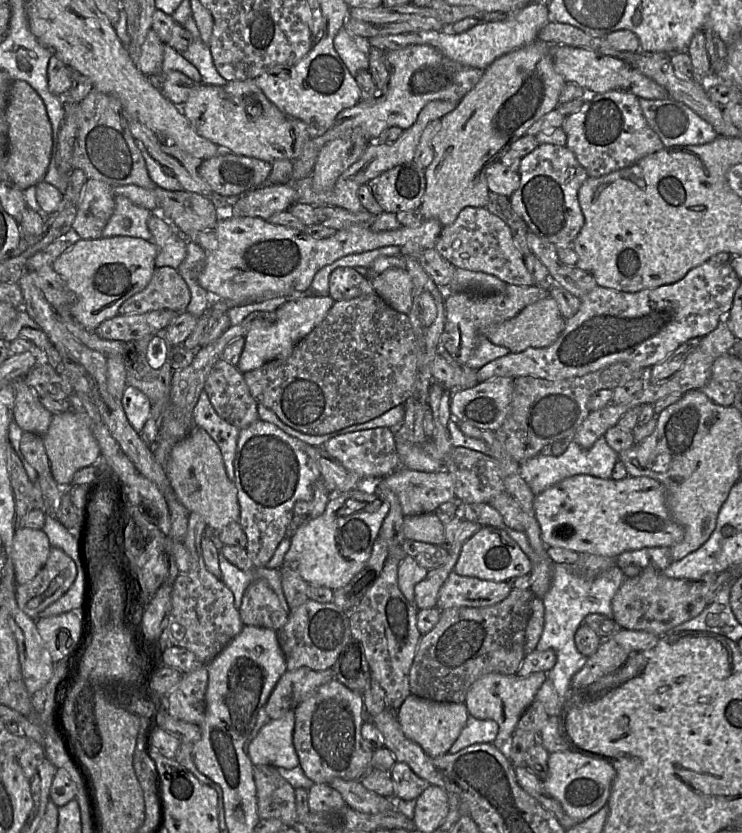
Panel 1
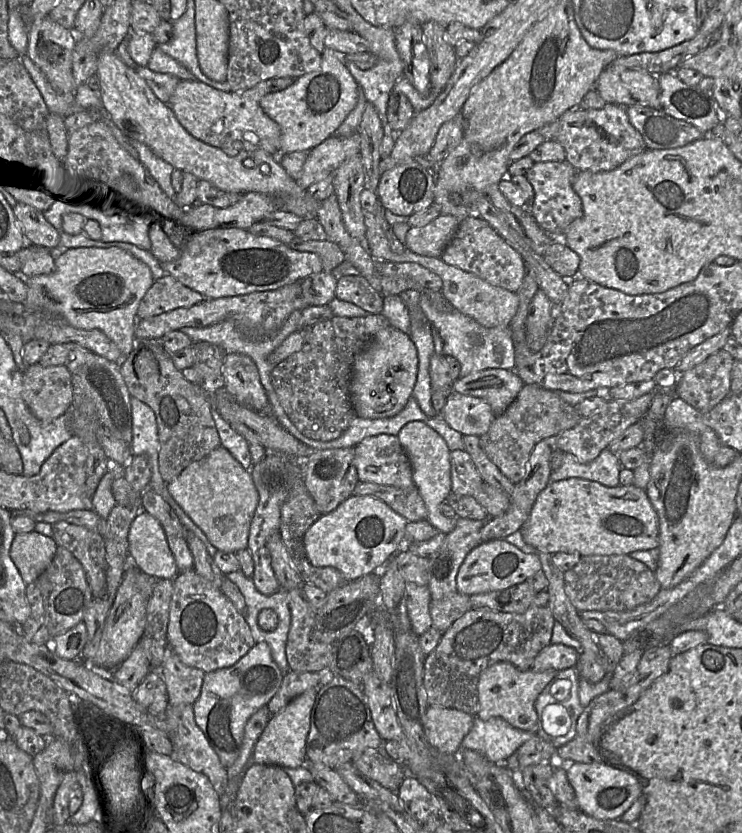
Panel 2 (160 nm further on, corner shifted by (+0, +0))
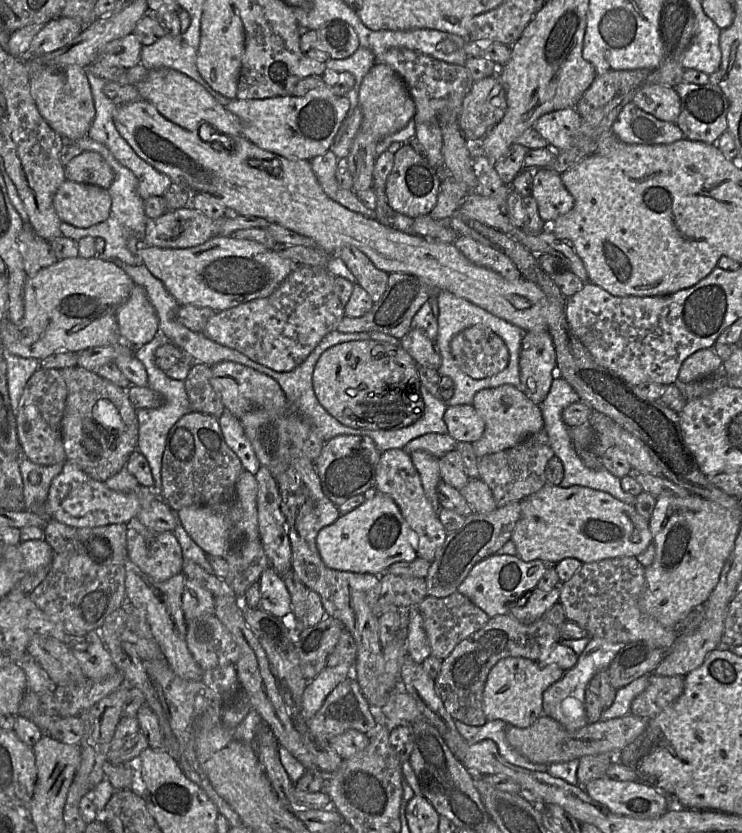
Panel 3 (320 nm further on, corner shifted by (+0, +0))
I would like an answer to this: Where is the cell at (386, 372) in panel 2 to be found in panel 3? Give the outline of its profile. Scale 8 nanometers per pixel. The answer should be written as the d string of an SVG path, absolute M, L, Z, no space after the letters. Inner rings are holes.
M378 340L339 343L323 352L313 371L319 403L338 421L352 428L394 430L421 415L416 401L422 386L418 365L401 346Z

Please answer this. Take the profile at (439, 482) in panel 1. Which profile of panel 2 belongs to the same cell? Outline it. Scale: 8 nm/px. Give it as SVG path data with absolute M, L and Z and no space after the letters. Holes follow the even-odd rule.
M358 482L353 488L352 495L373 496L386 503L408 522L426 520L427 518L427 508L415 485L399 488L370 482Z

